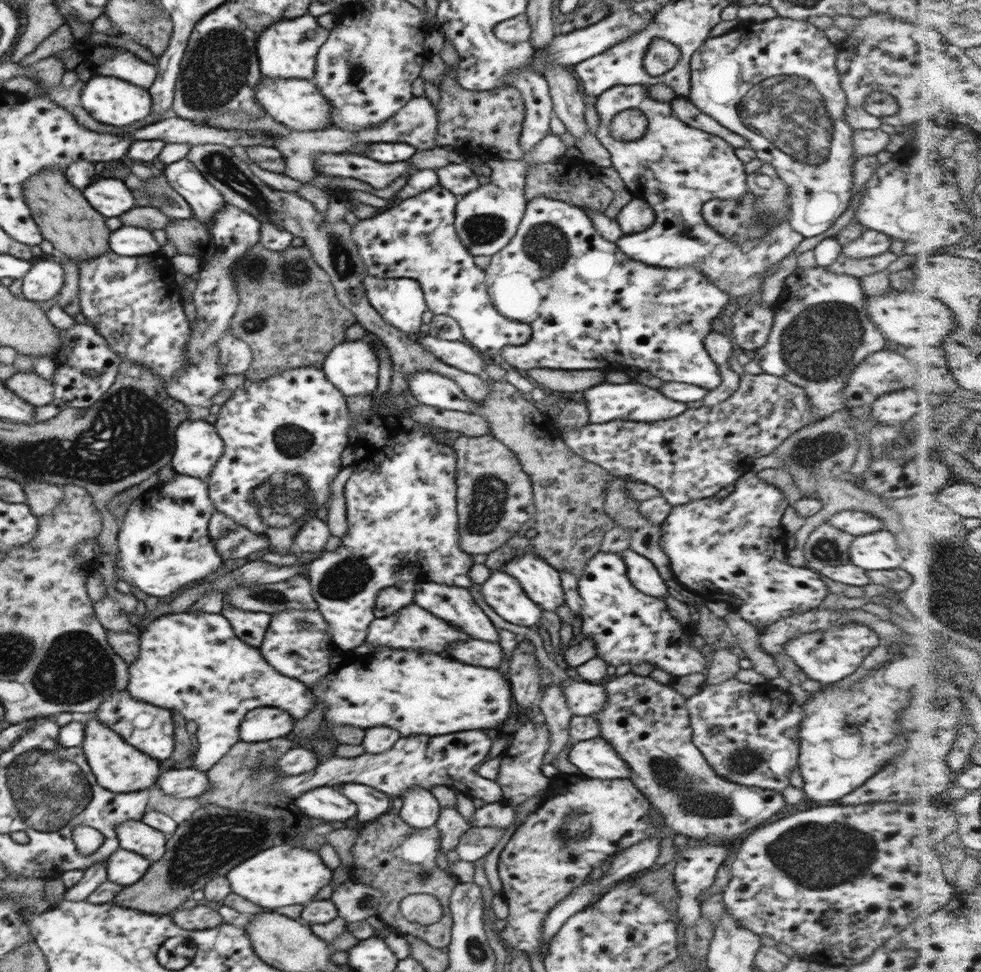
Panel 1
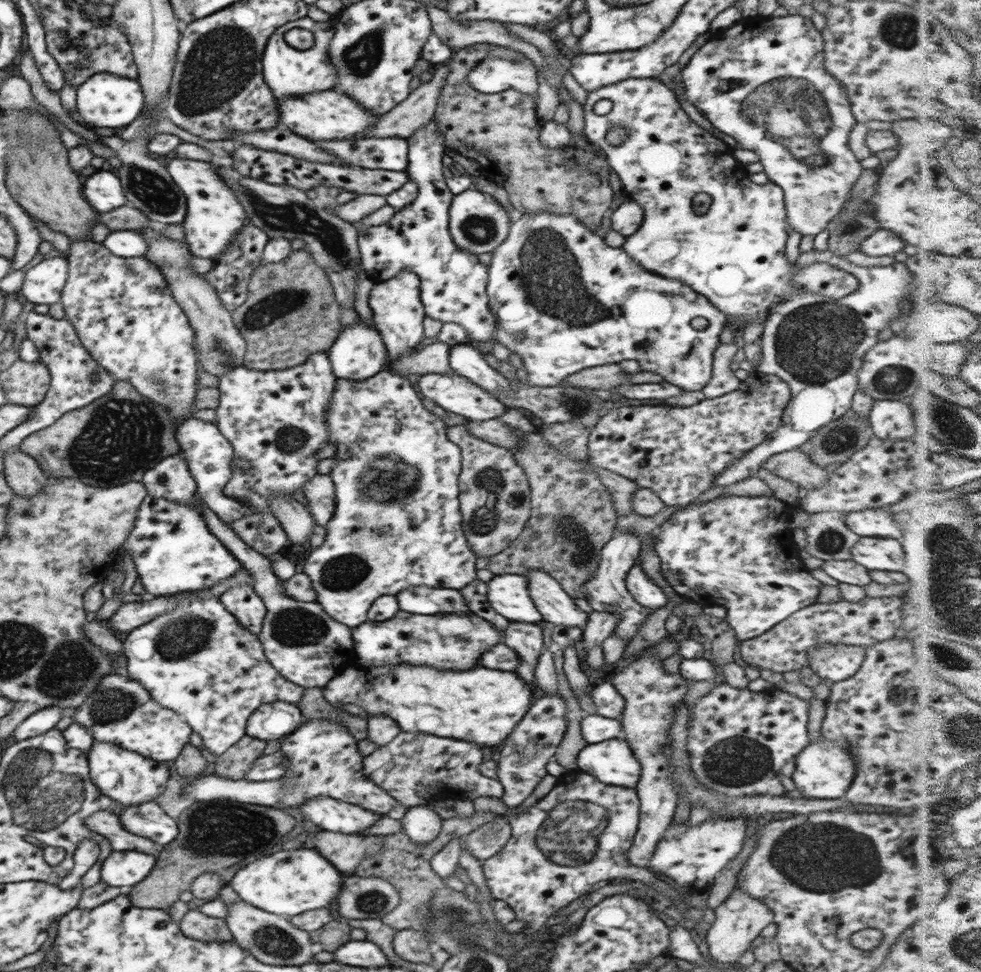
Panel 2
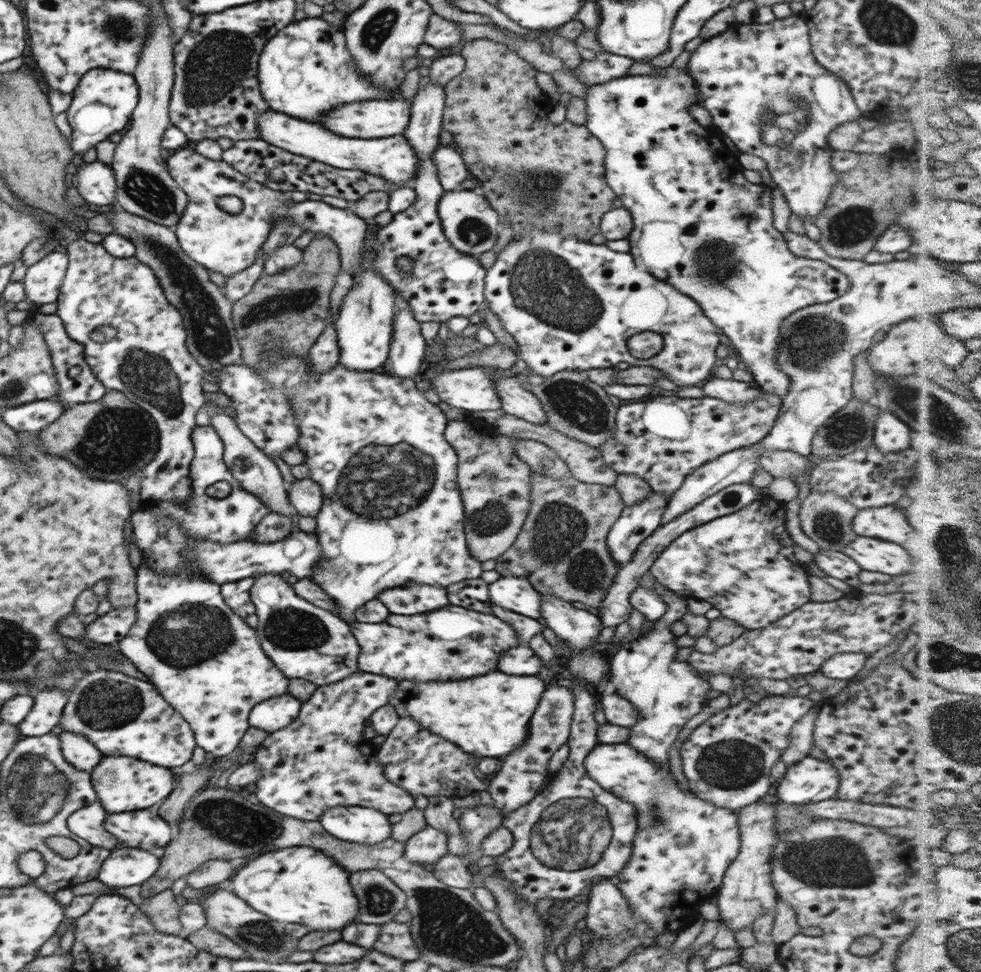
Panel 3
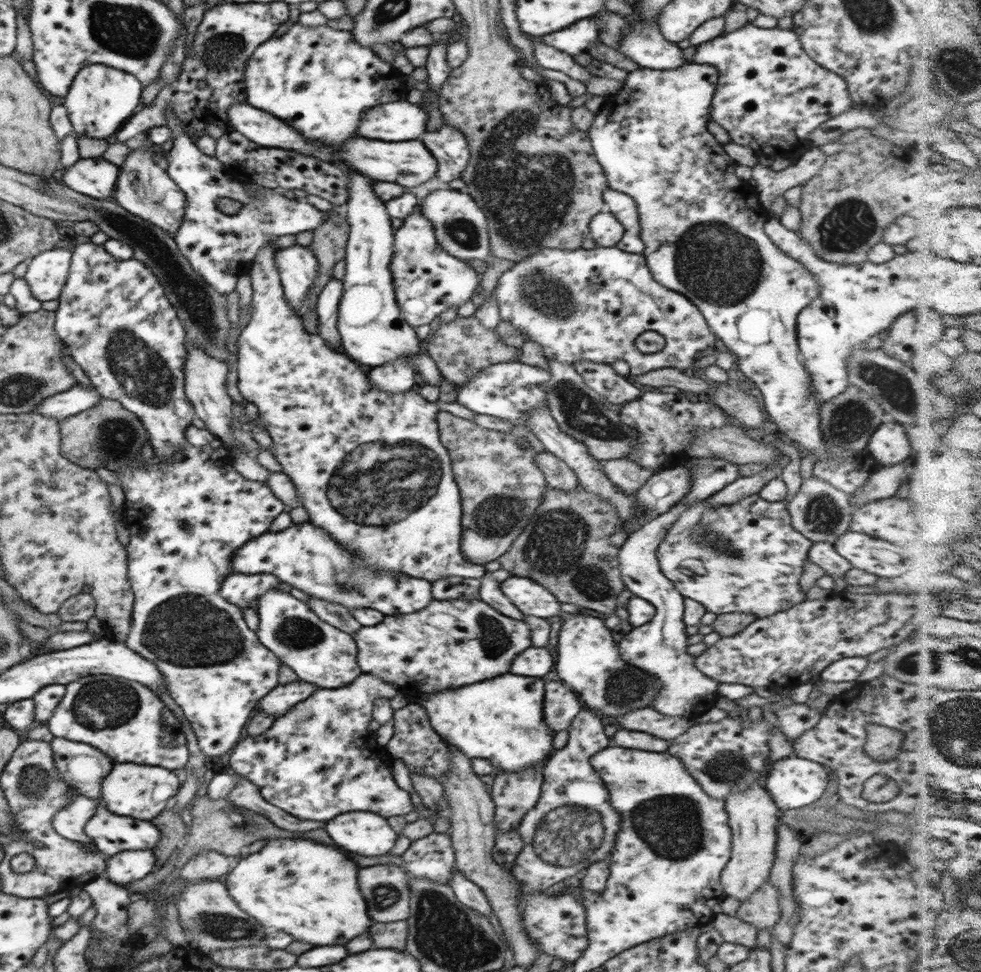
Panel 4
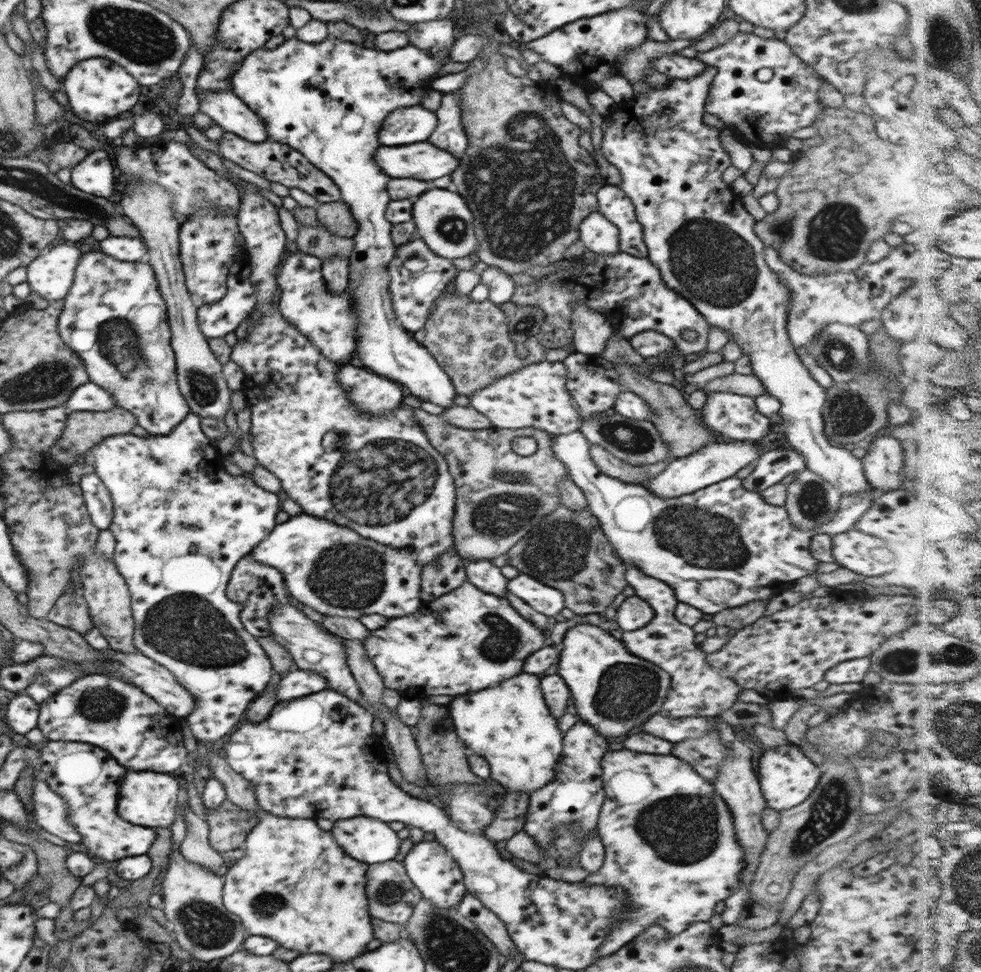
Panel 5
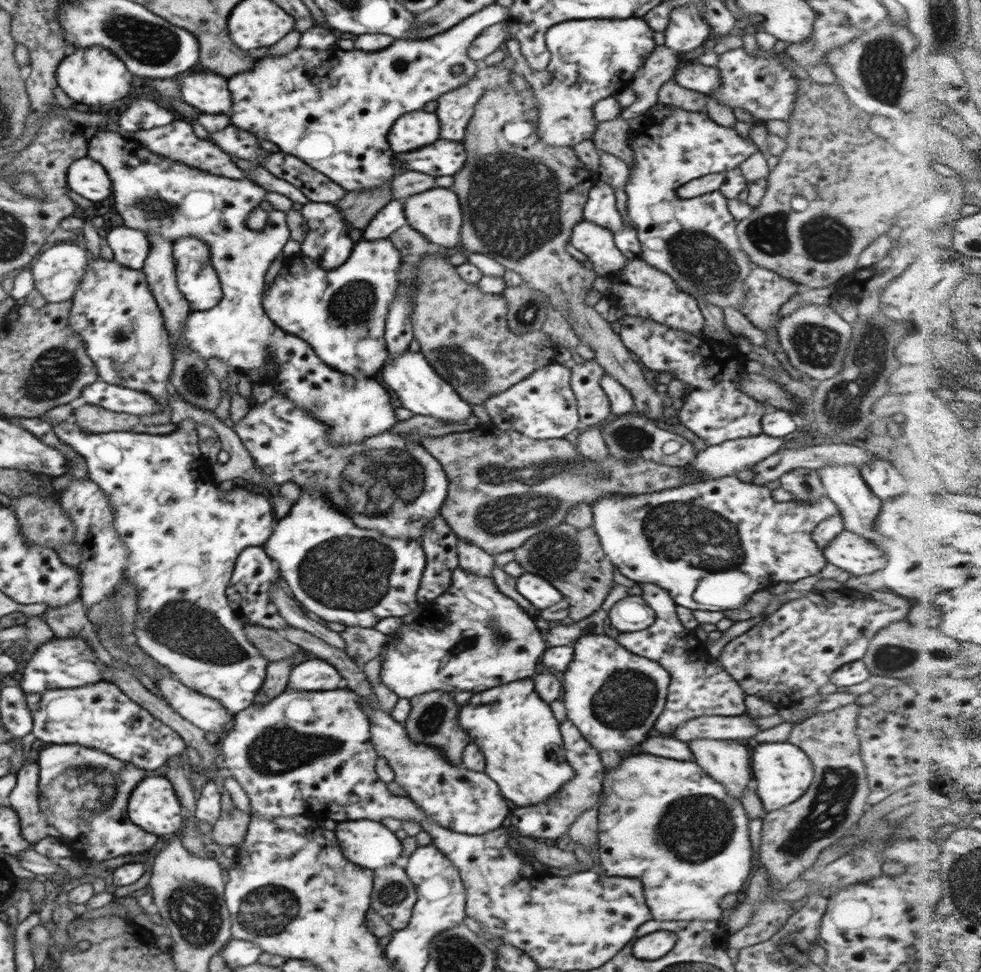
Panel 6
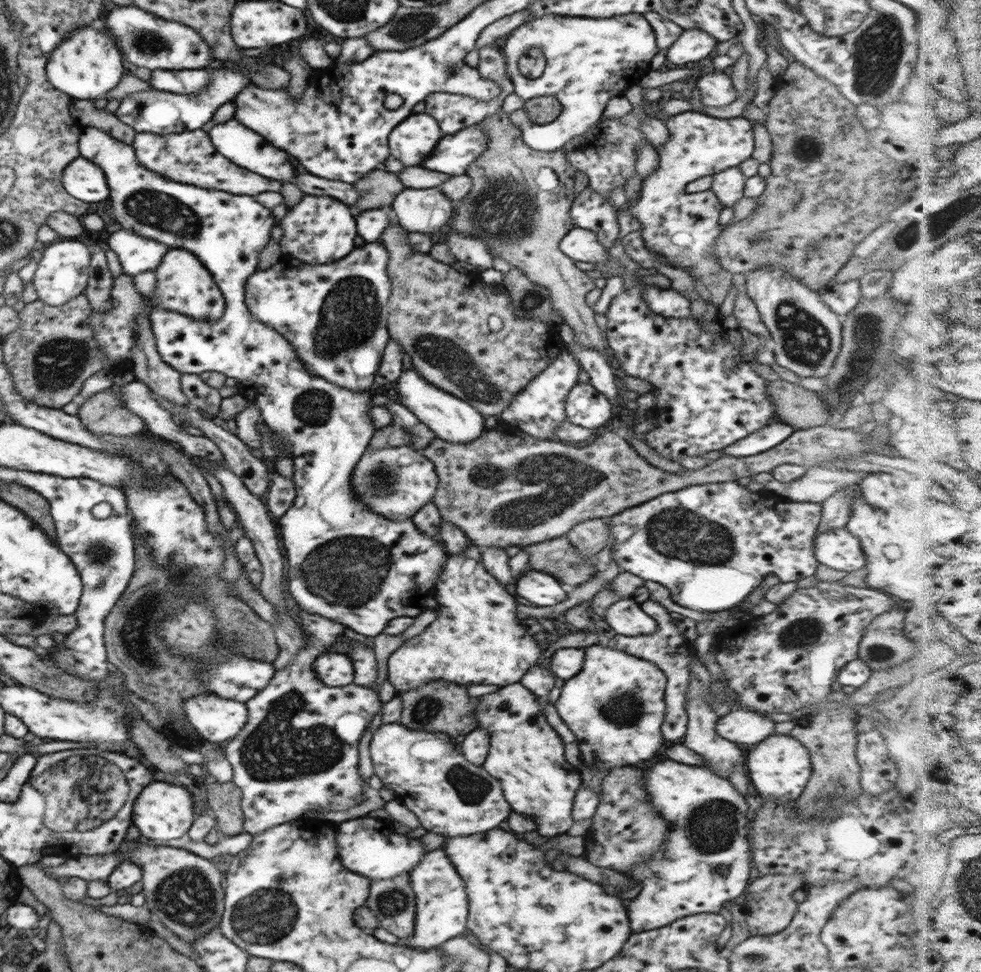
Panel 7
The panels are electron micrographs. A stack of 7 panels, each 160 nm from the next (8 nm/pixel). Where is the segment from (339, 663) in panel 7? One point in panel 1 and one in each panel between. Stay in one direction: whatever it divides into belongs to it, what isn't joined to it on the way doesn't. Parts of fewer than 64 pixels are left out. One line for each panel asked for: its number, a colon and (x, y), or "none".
1: (264, 723)
2: (274, 721)
3: (271, 715)
4: (278, 702)
5: (297, 683)
6: (316, 674)

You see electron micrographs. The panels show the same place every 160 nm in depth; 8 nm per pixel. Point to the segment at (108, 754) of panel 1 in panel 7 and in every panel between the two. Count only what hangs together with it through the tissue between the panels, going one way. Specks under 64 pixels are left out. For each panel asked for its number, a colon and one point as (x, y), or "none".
2: (127, 778)
3: (122, 785)
4: (141, 792)
5: (149, 799)
6: (153, 806)
7: (162, 811)

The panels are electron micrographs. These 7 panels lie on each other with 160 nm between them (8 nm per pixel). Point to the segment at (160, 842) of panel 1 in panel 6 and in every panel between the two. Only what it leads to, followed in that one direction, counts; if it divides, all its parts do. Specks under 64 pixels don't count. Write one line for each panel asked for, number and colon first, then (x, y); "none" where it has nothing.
2: (108, 824)
3: (87, 823)
4: (70, 821)
5: (50, 812)
6: (24, 799)

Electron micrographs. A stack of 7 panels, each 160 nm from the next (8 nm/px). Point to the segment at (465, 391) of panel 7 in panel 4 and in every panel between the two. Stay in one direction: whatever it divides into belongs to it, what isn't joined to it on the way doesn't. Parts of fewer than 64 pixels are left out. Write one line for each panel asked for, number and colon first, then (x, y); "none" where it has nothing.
4: (461, 348)
5: (470, 341)
6: (463, 333)

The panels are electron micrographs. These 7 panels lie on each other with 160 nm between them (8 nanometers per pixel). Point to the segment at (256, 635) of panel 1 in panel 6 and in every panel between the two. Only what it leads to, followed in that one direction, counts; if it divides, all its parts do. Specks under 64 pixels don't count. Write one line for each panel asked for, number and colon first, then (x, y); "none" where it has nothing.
2: (242, 601)
3: (237, 595)
4: (242, 589)
5: (259, 588)
6: (254, 573)

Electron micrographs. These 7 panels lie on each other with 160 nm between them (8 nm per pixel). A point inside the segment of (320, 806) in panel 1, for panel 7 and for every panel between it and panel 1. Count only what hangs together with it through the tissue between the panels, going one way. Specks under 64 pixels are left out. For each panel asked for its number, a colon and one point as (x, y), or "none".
2: (333, 815)
3: (360, 825)
4: (367, 834)
5: (371, 841)
6: (368, 843)
7: (377, 852)

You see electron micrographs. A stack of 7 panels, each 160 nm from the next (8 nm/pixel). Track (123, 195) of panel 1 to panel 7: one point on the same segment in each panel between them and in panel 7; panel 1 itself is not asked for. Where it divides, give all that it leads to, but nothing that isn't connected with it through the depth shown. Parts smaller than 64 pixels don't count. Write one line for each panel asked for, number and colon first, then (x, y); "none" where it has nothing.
2: (102, 189)
3: (95, 181)
4: (96, 177)
5: (96, 174)
6: (86, 177)
7: (84, 180)

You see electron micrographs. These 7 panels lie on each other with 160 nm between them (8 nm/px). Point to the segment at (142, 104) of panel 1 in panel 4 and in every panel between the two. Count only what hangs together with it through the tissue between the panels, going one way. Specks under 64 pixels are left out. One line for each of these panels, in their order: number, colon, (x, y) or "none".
2: (105, 100)
3: (104, 100)
4: (101, 99)

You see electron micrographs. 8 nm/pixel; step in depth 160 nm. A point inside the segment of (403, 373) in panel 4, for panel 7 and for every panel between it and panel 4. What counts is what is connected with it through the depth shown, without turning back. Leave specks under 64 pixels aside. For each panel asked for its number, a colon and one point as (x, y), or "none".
5: (376, 395)
6: (153, 194)
7: (344, 562)

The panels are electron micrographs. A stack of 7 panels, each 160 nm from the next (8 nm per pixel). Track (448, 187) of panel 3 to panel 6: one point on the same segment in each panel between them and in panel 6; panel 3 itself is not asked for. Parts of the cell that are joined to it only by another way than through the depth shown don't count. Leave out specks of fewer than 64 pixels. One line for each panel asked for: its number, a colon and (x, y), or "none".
4: (449, 146)
5: (449, 134)
6: (454, 109)

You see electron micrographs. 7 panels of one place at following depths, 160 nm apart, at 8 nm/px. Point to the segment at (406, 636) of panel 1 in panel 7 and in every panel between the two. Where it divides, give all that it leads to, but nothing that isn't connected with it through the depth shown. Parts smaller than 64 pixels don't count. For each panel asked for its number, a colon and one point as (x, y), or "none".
2: (449, 641)
3: (452, 643)
4: (451, 643)
5: (467, 639)
6: (472, 637)
7: (477, 639)

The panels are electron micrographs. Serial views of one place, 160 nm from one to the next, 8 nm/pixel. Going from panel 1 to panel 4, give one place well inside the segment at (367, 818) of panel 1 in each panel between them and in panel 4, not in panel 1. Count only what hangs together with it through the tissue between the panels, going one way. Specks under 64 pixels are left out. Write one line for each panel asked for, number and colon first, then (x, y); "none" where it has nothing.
2: (324, 760)
3: (320, 761)
4: (317, 762)

